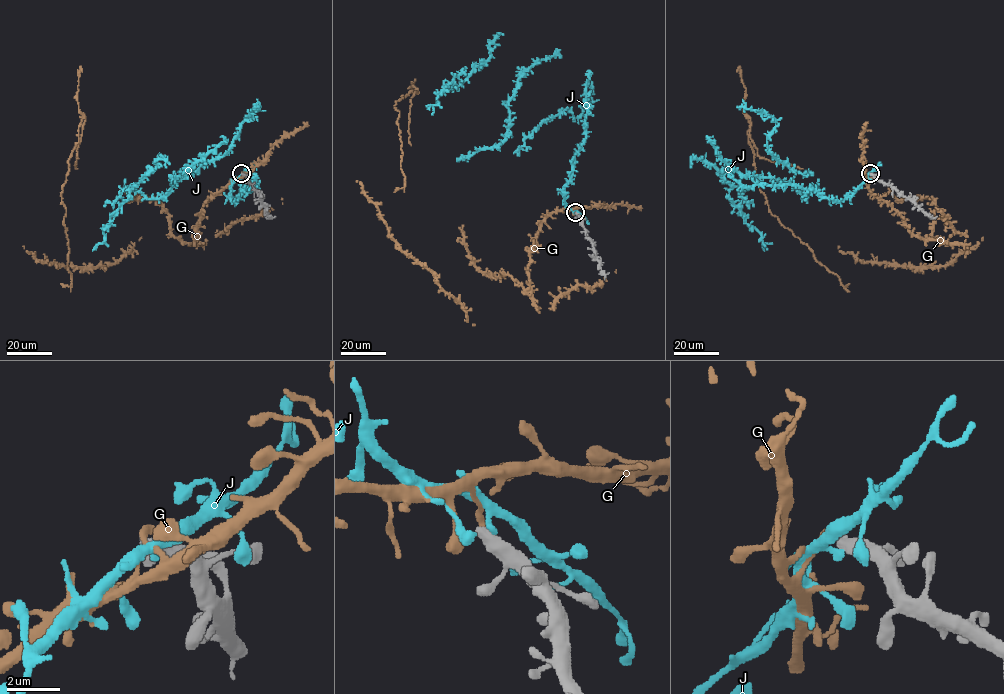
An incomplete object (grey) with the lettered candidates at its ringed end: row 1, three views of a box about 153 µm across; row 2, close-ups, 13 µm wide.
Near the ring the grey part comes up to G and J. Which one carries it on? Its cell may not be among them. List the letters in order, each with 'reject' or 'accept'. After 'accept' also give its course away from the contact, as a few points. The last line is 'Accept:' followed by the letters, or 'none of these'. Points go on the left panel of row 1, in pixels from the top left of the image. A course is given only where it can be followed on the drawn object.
G: reject
J: reject
Accept: none of these

